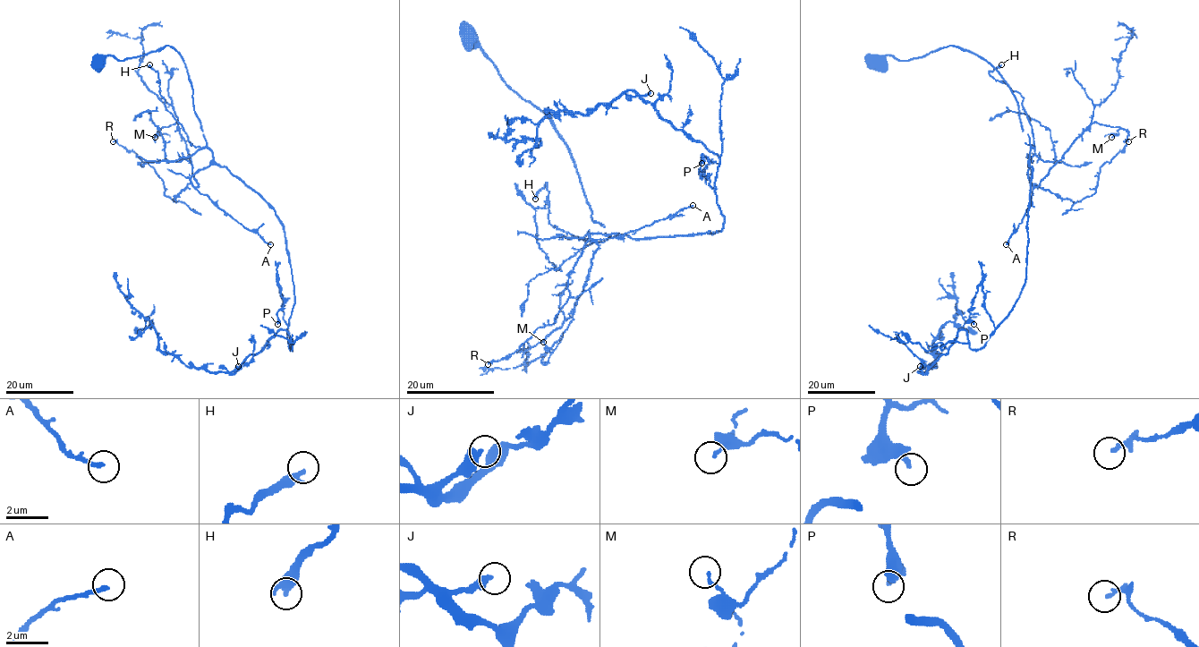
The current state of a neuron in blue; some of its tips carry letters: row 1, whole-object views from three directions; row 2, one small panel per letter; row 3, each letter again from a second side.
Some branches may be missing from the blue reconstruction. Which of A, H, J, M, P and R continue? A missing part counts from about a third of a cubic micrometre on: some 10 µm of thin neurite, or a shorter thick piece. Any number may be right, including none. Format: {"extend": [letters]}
{"extend": []}

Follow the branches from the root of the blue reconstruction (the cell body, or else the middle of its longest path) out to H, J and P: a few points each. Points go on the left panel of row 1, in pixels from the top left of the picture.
H: (98, 60), (172, 46), (187, 70), (204, 147), (194, 146), (166, 108), (158, 72), (149, 64)
J: (98, 60), (172, 46), (213, 159), (283, 226), (294, 295), (291, 350), (280, 330), (238, 366)
P: (98, 60), (165, 46), (181, 55), (213, 159), (283, 226), (294, 303), (287, 327), (278, 285), (277, 324)

